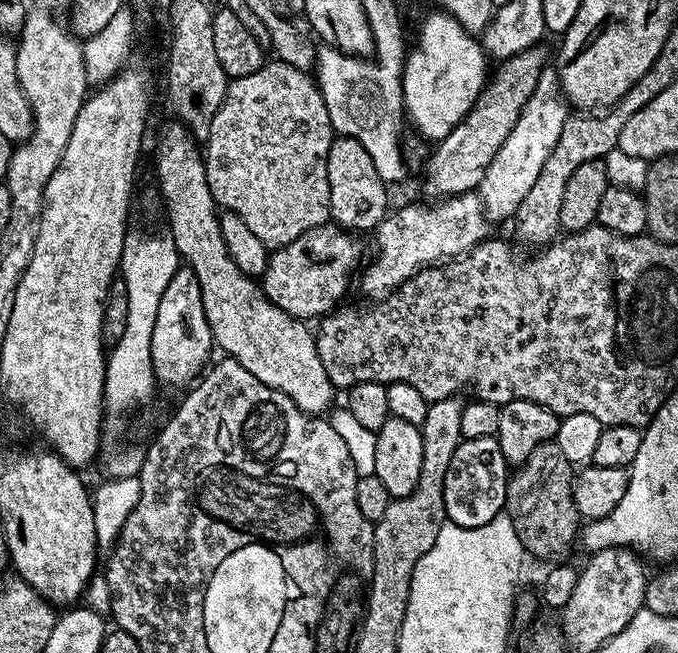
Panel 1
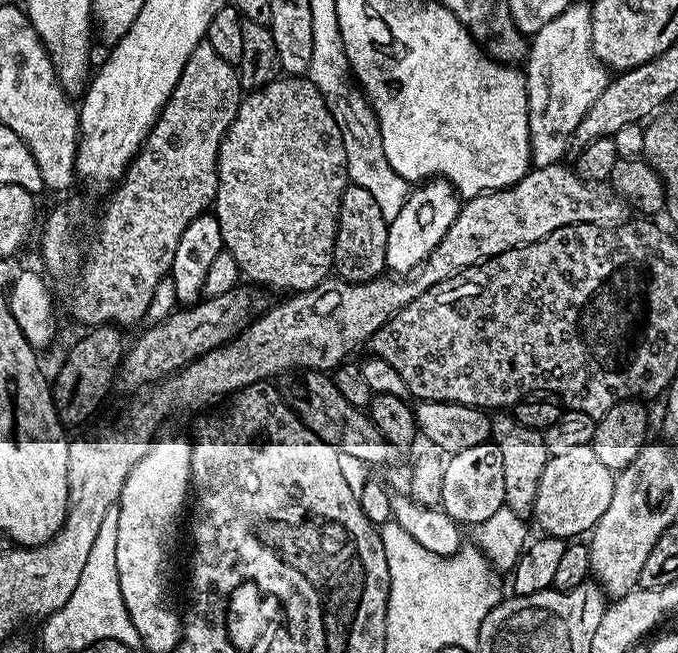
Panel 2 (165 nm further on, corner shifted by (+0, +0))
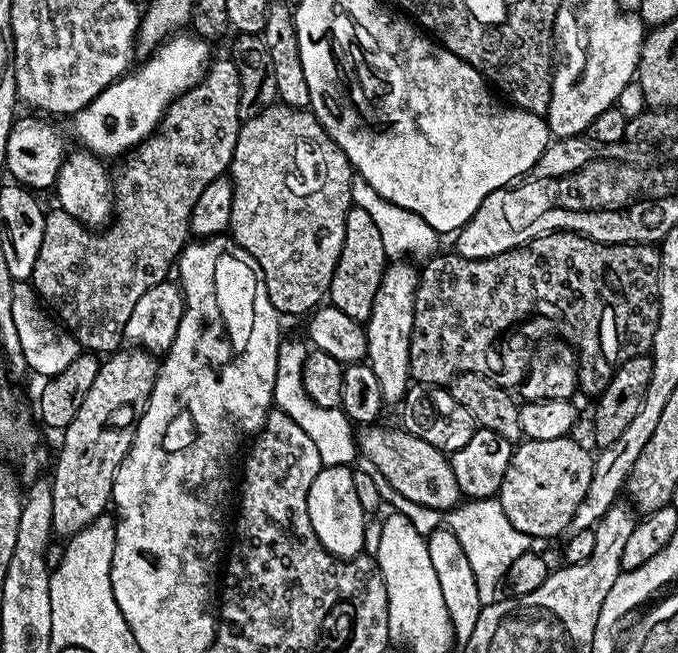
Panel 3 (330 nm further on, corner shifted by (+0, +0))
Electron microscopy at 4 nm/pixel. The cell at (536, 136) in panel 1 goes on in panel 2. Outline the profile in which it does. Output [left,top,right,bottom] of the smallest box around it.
[526,3,610,168]

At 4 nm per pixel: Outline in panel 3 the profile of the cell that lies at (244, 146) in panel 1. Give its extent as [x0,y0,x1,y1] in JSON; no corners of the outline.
[228,102,354,317]

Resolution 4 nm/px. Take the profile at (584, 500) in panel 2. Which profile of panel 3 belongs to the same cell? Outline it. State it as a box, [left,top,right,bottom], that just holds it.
[498,435,593,538]

